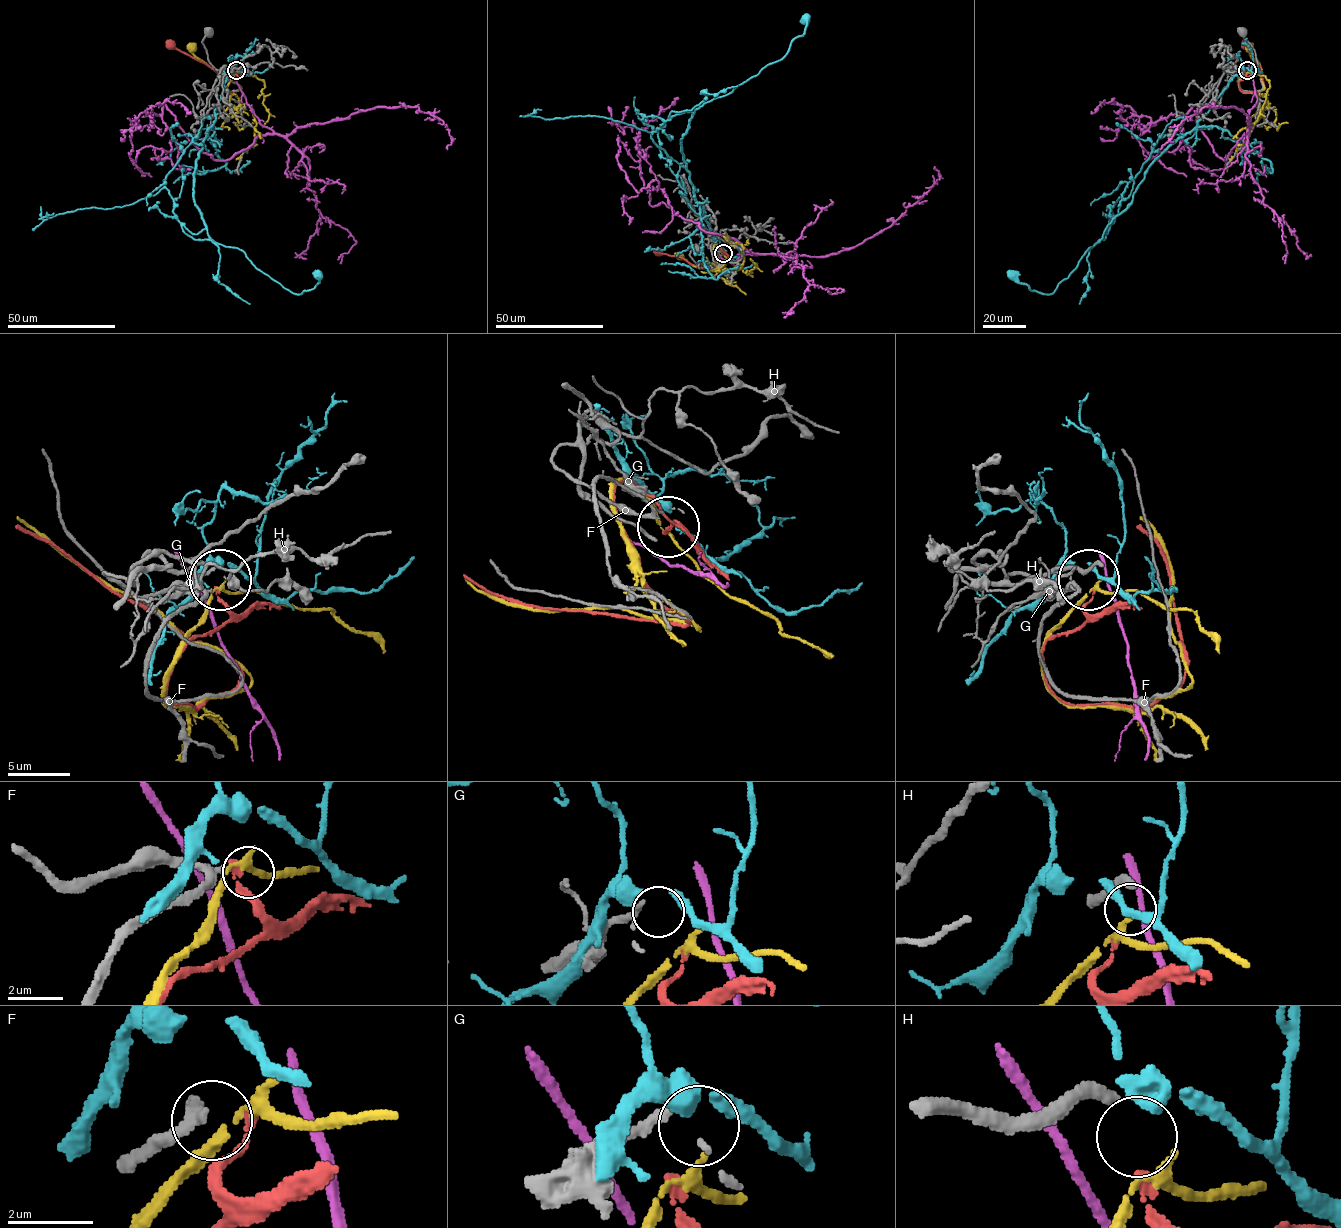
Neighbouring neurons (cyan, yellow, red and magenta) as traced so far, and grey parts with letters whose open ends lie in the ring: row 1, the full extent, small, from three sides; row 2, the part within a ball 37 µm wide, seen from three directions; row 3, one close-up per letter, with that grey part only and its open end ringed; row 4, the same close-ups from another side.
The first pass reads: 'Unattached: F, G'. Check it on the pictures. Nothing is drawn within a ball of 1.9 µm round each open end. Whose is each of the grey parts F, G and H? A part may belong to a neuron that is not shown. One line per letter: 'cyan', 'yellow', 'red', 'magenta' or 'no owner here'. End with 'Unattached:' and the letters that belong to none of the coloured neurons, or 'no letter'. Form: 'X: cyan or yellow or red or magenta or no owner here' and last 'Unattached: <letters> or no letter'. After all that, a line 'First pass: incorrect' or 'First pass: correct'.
F: no owner here
G: no owner here
H: red
Unattached: F, G
First pass: correct

